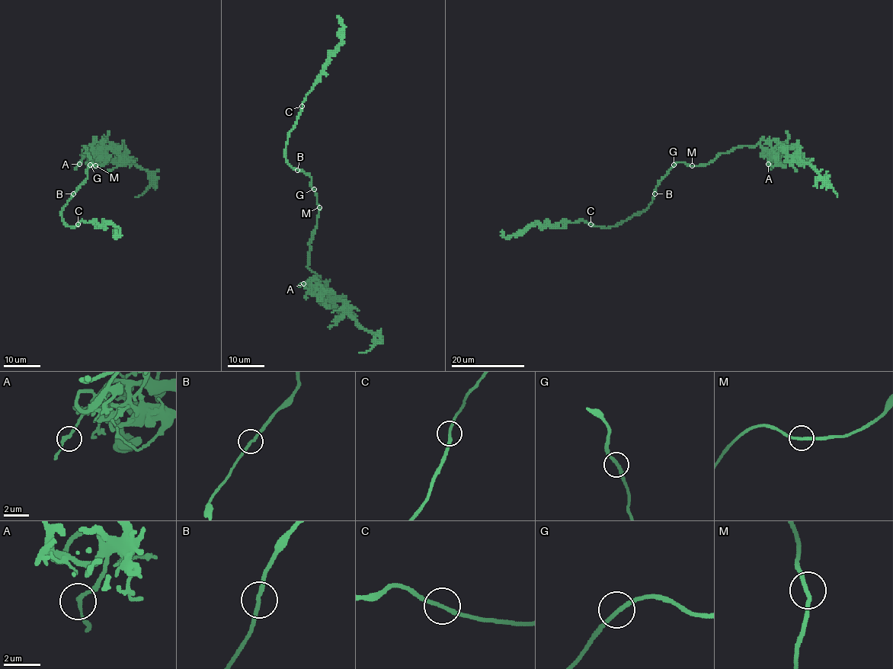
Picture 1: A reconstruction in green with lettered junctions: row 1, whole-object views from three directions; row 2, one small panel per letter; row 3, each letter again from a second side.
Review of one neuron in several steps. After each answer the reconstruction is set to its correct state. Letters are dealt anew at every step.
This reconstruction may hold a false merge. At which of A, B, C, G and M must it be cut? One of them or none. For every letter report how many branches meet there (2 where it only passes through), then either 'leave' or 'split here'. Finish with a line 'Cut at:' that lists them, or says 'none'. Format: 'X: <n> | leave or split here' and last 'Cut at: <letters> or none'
A: 2 | leave
B: 2 | leave
C: 2 | leave
G: 2 | leave
M: 2 | leave
Cut at: none

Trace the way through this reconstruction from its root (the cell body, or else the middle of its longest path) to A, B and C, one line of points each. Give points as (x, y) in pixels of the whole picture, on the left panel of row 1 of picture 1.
A: (91, 165), (93, 161), (95, 165), (83, 146), (92, 144), (79, 164)
B: (91, 165), (87, 171), (87, 178), (73, 193)
C: (91, 165), (87, 171), (87, 178), (61, 211), (62, 219), (68, 225), (73, 228), (78, 224)

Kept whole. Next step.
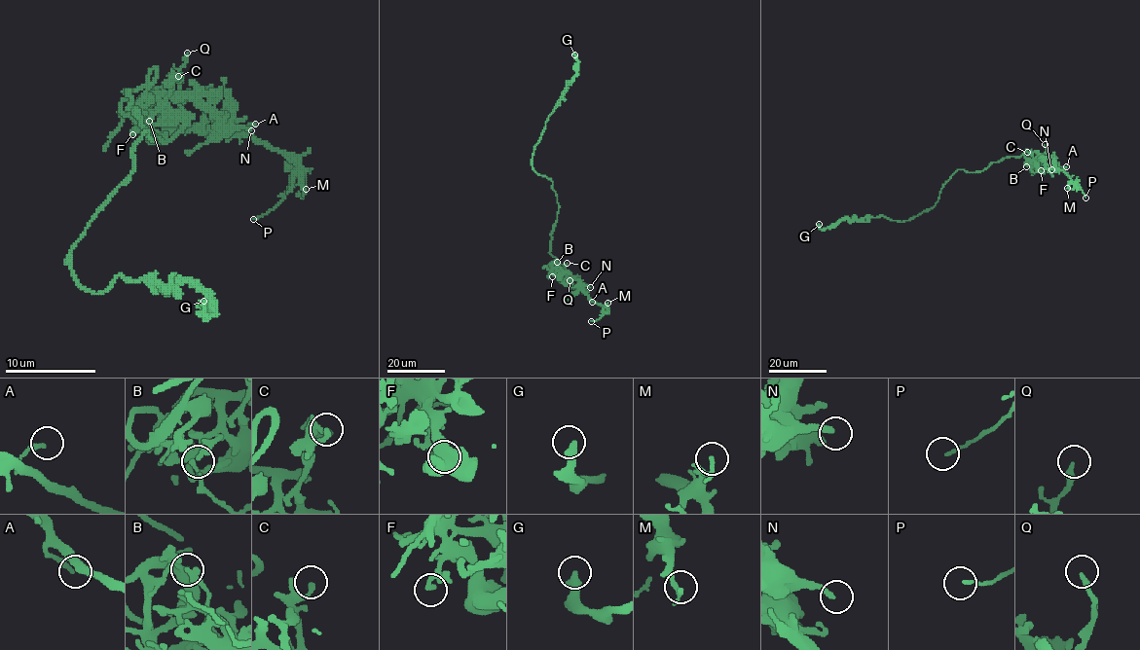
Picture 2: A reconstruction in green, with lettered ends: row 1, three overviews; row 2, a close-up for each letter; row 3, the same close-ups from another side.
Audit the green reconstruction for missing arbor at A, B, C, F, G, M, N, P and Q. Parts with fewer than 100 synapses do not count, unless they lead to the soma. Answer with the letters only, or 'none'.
N

